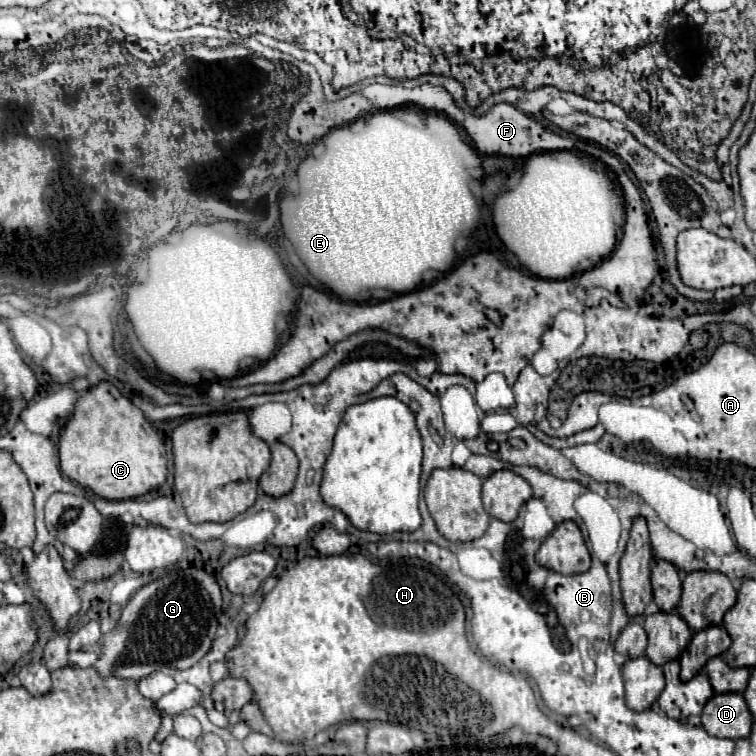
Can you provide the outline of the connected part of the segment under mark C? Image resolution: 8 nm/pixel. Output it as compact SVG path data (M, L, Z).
M101 381L77 397L75 409L67 419L67 427L63 429L59 439L59 459L61 471L69 479L77 481L83 487L89 487L95 495L103 495L103 499L131 499L145 495L147 491L159 487L167 477L163 439L145 419L143 411L125 395L121 395L119 389L109 381Z

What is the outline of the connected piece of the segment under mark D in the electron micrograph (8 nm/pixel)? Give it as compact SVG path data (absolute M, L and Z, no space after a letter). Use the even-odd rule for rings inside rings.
M715 693L701 713L703 729L725 739L747 737L753 725L753 715L741 693Z

